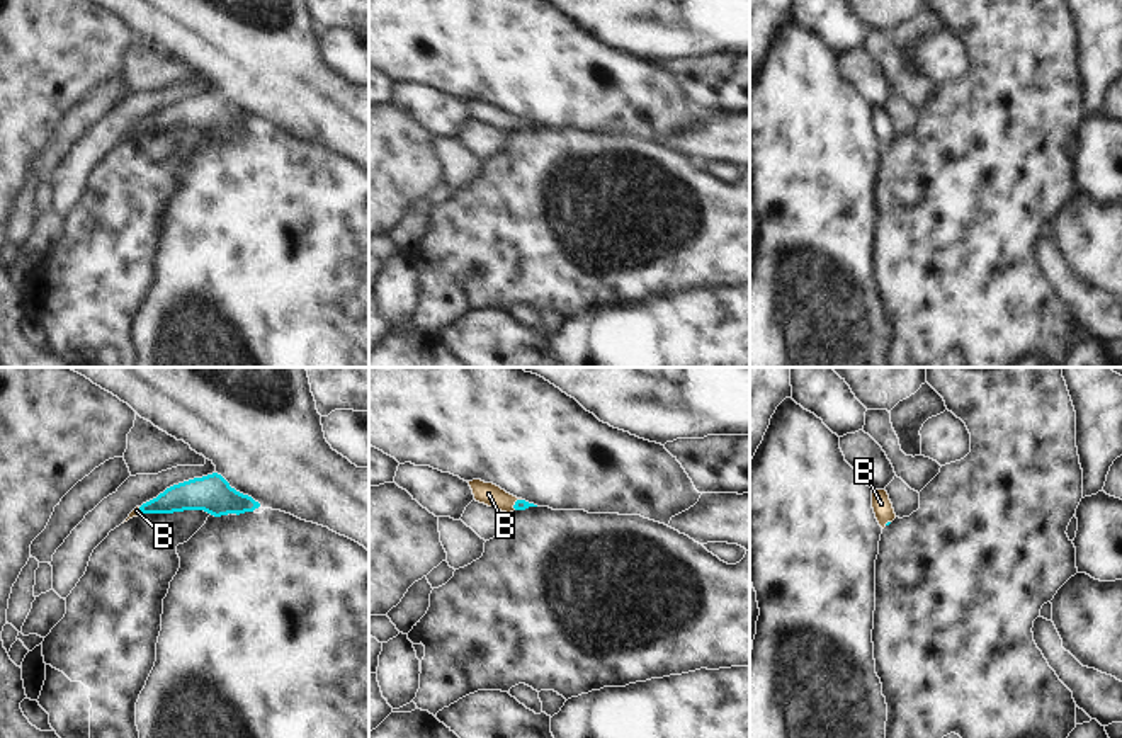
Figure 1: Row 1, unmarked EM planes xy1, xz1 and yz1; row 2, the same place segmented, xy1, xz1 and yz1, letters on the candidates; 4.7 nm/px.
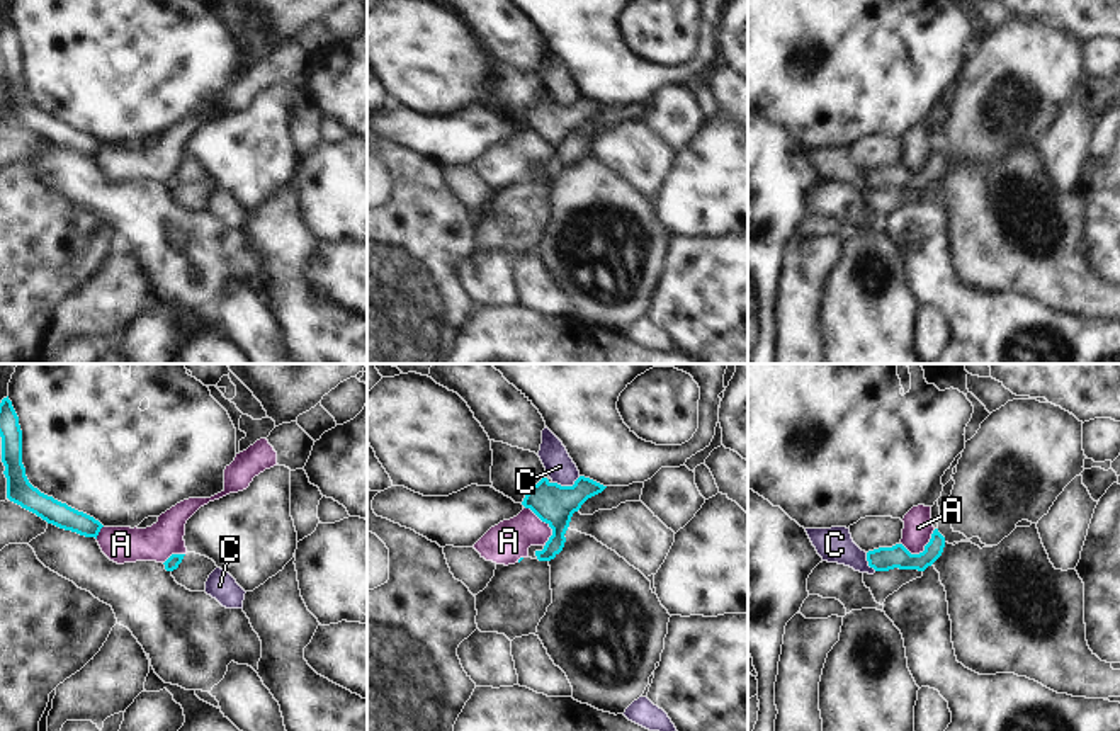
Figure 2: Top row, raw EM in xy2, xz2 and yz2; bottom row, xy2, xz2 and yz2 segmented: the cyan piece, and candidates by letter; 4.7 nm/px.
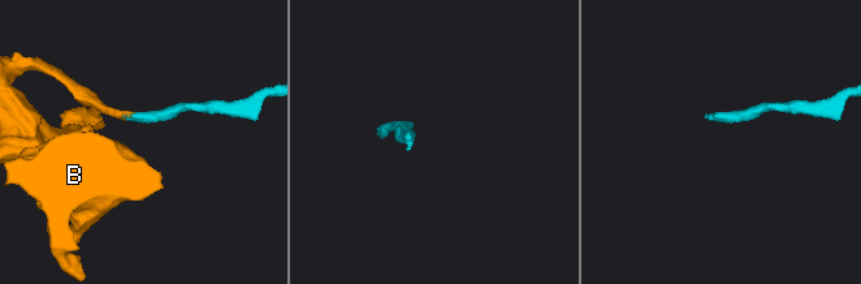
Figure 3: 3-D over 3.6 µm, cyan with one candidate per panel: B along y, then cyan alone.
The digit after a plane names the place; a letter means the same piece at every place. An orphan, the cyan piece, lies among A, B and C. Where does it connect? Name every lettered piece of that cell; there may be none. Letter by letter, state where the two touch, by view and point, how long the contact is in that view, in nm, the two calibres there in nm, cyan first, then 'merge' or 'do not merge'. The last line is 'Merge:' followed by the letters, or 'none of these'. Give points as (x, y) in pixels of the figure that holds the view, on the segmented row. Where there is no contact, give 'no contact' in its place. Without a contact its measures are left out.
A: xz2 (549, 526) | 220 nm | 190/200 nm | do not merge
B: xz1 (515, 504) | 70 nm | 50/110 nm | merge
C: xz2 (566, 487) | 140 nm | 190/140 nm | do not merge
Merge: B

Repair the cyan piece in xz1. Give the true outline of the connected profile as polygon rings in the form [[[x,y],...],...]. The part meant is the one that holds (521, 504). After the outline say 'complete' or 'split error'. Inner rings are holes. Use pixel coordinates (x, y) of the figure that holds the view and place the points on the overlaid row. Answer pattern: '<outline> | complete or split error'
[[[473,480],[468,483],[473,490],[476,502],[484,503],[488,507],[495,507],[502,512],[510,514],[513,510],[525,510],[529,507],[537,507],[534,503],[529,503],[522,498],[517,498],[517,497],[507,493],[505,490],[502,490],[500,486],[496,486],[493,483],[484,483],[481,480]]] | split error

